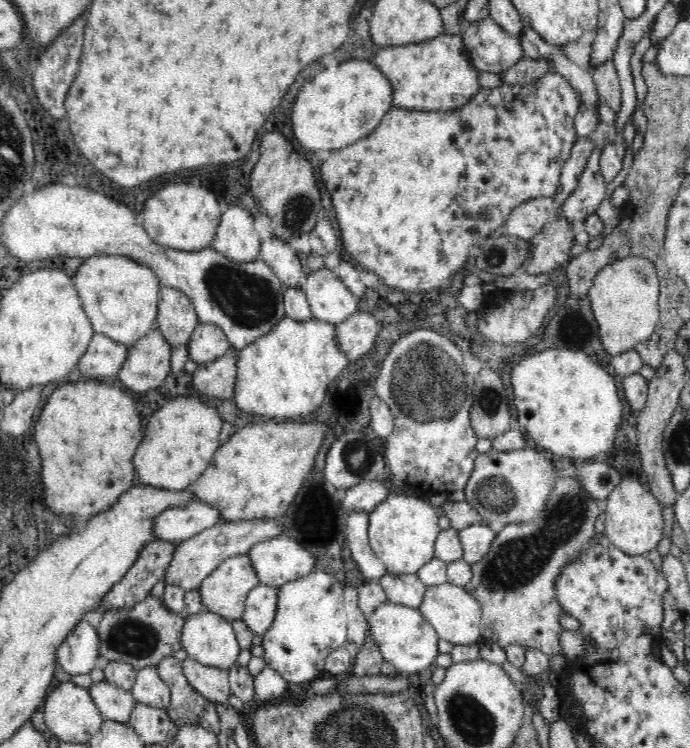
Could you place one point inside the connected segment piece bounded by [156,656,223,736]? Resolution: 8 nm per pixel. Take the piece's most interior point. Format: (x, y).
(187, 707)

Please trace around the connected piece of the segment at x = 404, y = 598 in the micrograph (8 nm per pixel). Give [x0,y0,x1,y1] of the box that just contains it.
[379,572,427,609]

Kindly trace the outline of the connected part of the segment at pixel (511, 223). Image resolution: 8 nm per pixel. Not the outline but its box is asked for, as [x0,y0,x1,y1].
[505,197,554,243]

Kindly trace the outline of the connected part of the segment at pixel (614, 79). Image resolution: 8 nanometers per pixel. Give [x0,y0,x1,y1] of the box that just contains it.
[592,59,621,113]

